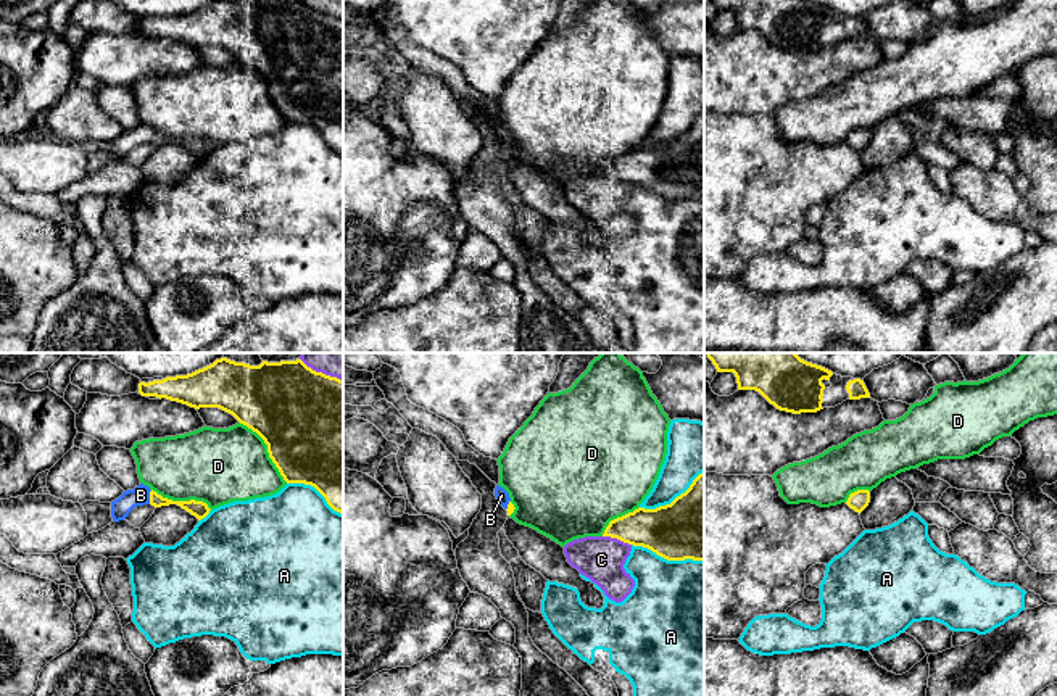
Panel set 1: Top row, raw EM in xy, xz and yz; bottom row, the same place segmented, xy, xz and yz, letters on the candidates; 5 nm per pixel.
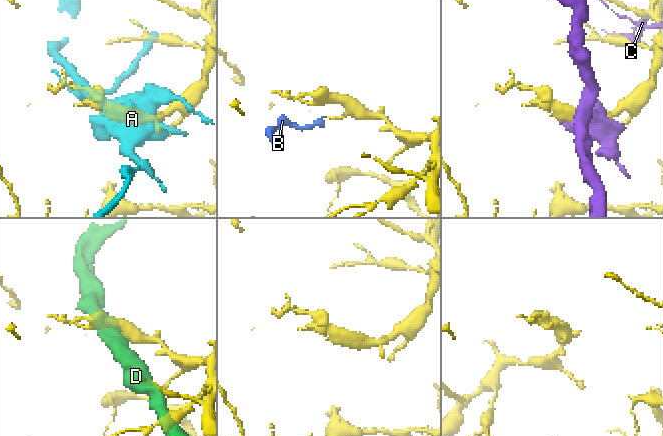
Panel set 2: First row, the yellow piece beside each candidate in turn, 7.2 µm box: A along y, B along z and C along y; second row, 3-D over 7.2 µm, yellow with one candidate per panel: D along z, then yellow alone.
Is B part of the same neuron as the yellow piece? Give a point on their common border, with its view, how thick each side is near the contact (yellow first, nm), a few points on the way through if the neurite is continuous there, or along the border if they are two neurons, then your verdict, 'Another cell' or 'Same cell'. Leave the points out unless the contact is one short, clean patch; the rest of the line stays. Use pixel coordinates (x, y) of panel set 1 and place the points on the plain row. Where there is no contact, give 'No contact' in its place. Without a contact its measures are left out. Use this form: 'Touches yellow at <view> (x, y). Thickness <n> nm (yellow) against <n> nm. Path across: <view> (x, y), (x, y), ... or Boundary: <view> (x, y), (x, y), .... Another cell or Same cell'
Touches yellow at xy (150, 136). Thickness 80 nm (yellow) against 100 nm. Path across: xy (195, 147), (158, 140), (150, 136), (140, 134). Same cell

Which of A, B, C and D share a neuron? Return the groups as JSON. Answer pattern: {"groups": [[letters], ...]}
{"groups": [["A"], ["B"], ["C"], ["D"]]}

